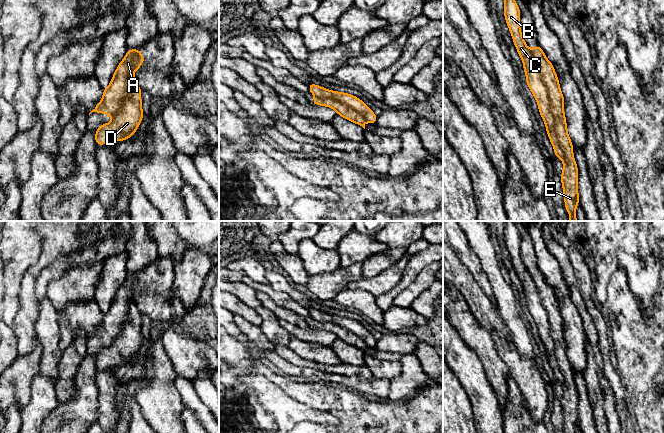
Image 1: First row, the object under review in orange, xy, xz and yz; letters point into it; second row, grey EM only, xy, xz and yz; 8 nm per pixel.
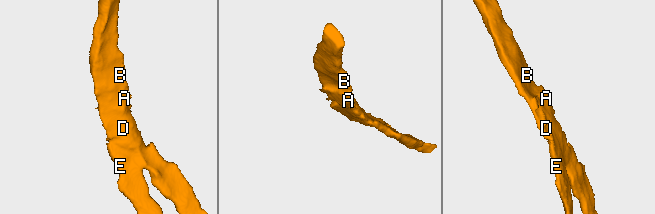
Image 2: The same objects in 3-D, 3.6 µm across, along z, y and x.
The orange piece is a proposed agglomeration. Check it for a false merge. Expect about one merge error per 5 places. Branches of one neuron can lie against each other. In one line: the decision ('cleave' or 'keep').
cleave

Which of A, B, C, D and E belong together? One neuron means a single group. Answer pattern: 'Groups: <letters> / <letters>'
Groups: A E / B C D

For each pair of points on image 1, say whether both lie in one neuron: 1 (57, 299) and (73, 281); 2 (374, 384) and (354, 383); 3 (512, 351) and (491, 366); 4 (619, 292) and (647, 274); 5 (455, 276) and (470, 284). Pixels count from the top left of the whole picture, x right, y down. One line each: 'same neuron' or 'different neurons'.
1: same neuron
2: same neuron
3: different neurons
4: different neurons
5: same neuron

